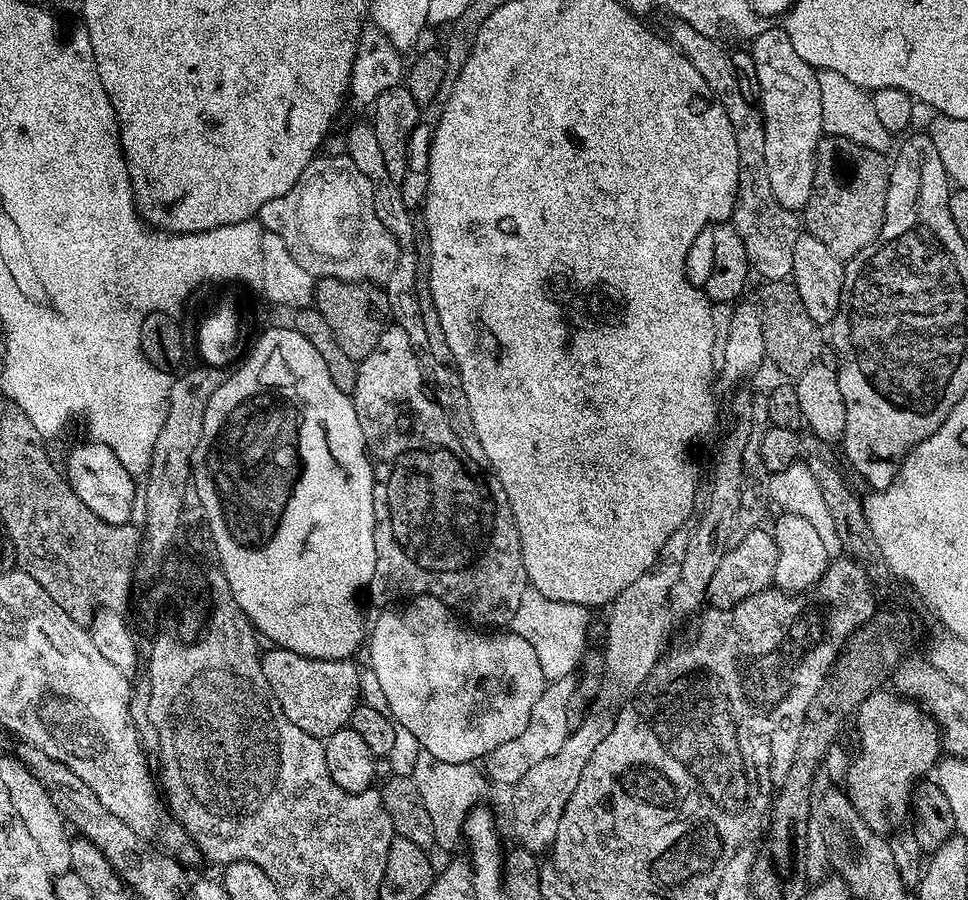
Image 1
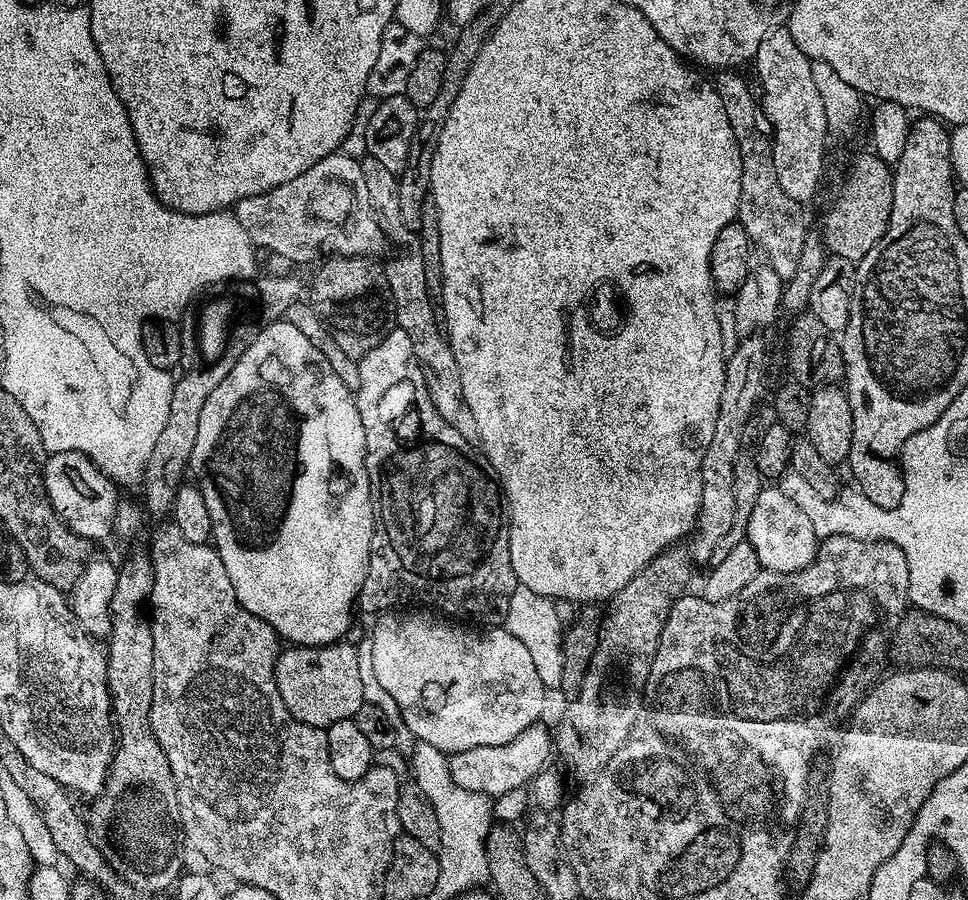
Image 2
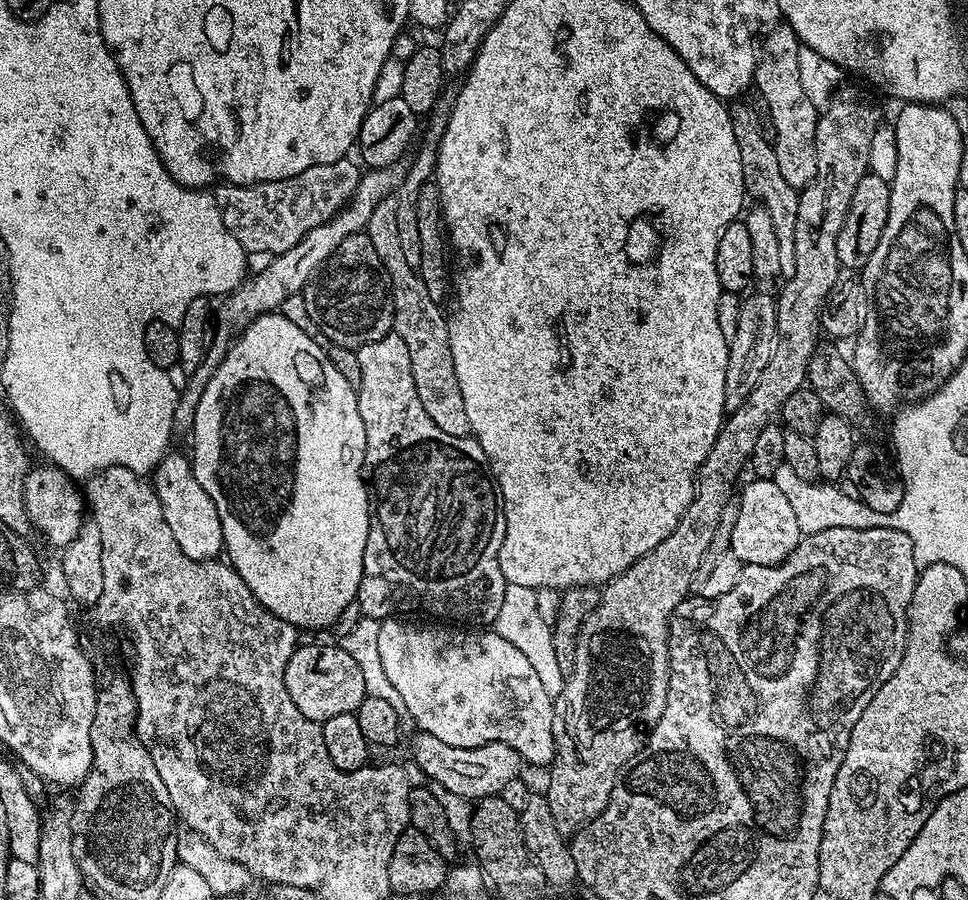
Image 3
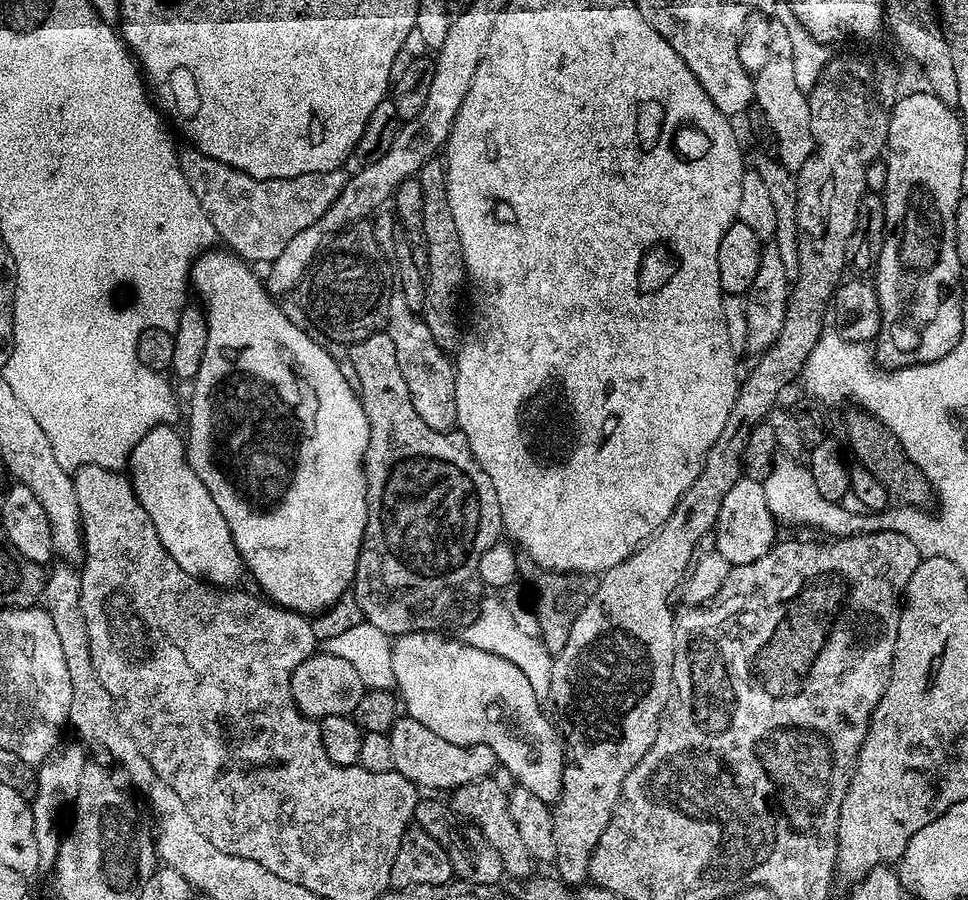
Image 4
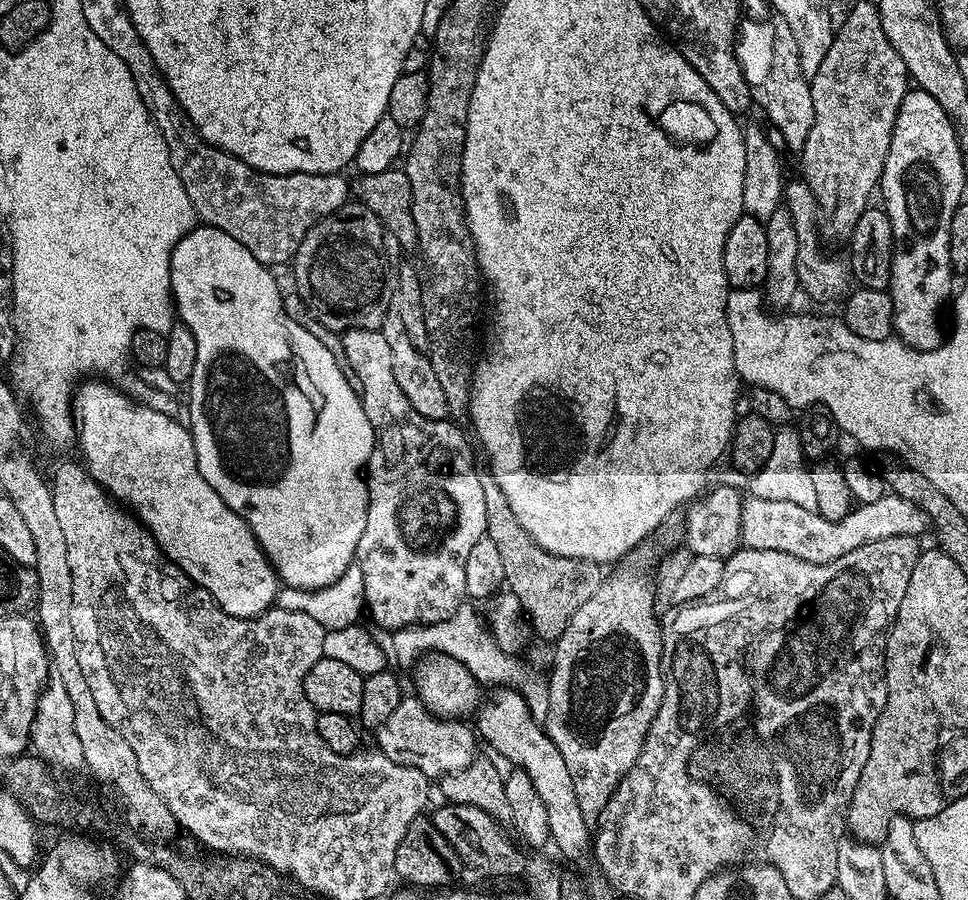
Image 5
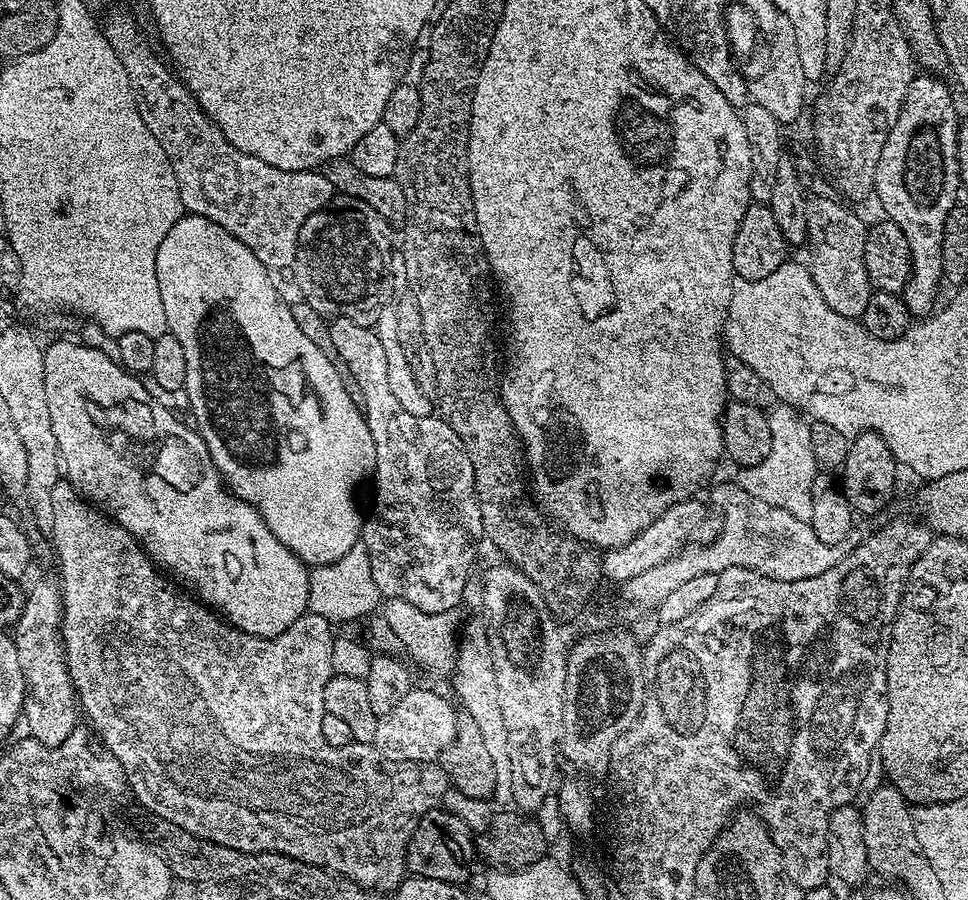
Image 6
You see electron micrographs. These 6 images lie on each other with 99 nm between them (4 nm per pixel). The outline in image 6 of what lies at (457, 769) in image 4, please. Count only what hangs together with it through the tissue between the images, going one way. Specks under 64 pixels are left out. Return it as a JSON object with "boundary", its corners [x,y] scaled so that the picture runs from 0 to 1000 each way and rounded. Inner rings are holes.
{"boundary":[[[446,762],[426,763],[419,776],[415,776],[415,780],[411,780],[407,789],[403,789],[403,793],[393,797],[386,830],[400,844],[449,846],[469,820],[471,810],[473,787],[472,783],[467,783],[463,776],[460,770],[450,769]]]}

